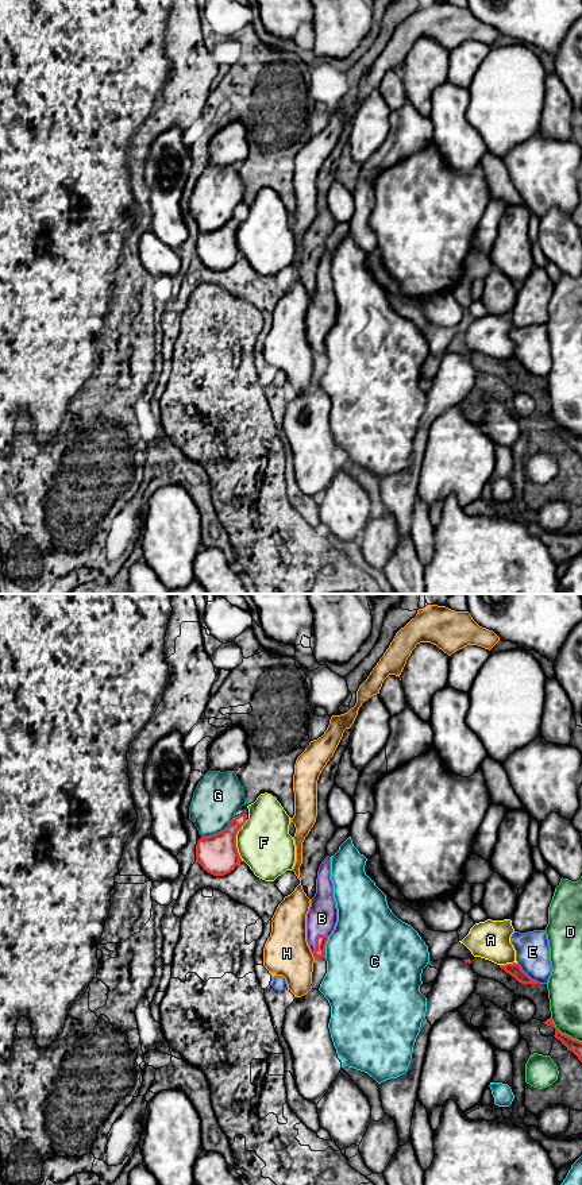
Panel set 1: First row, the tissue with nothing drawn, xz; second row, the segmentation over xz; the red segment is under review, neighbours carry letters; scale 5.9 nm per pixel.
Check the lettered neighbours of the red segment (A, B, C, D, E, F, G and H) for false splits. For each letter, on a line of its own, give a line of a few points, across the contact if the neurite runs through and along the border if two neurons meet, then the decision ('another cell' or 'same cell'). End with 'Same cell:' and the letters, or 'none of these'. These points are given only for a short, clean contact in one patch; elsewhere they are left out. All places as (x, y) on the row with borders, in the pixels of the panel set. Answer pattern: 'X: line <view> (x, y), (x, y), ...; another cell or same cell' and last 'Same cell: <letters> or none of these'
A: another cell
B: same cell
C: another cell
D: another cell
E: another cell
F: another cell
G: another cell
H: another cell
Same cell: B

